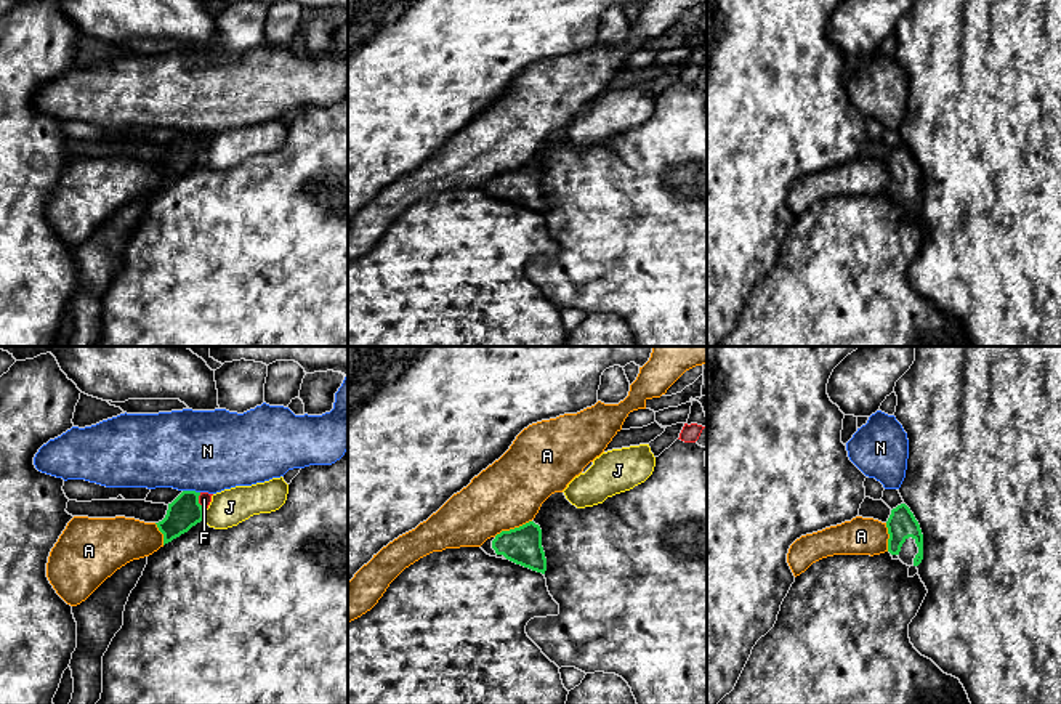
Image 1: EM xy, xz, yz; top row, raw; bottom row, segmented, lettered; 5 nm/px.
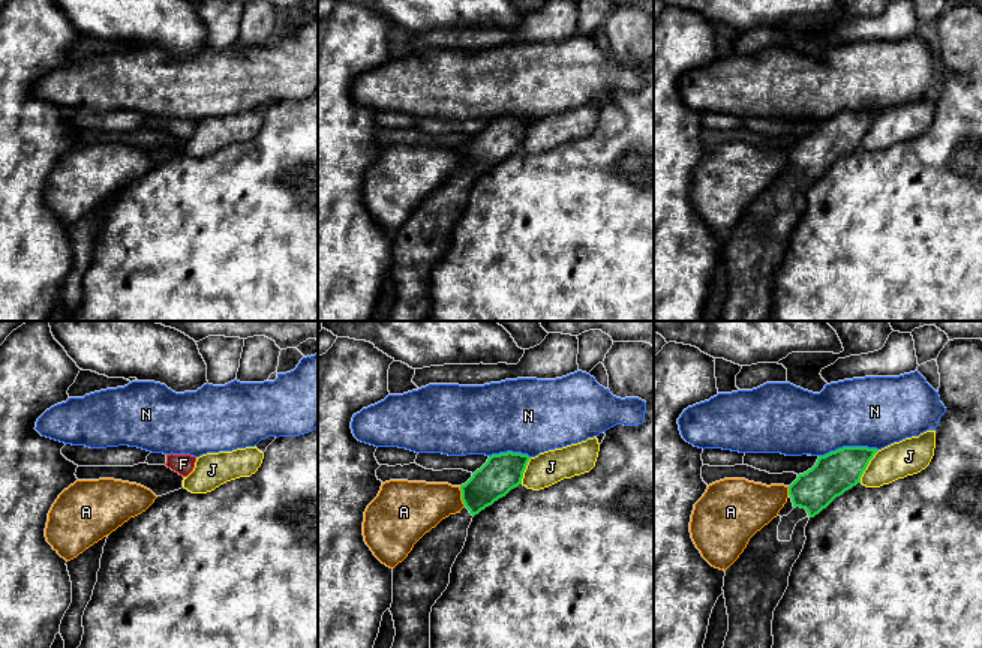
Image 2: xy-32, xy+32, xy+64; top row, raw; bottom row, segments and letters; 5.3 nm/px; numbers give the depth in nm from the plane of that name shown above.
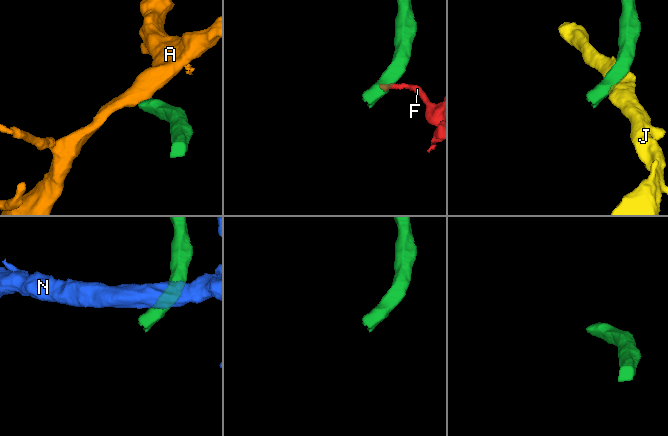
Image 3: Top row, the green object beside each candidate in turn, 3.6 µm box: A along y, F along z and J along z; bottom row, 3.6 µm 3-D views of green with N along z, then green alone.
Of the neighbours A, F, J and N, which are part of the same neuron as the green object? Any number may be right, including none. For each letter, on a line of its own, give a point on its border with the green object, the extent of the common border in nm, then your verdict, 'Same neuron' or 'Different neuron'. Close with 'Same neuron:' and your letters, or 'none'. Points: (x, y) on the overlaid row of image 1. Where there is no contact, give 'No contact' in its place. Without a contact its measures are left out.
A: Touches green at xz (512, 530). Shared border 200 nm. Different neuron
F: Touches green at xy (197, 502). Shared border 100 nm. Different neuron
J: Touches green at xy (202, 515). Shared border 60 nm. Different neuron
N: Touches green at xy (191, 491). Shared border 90 nm. Different neuron
Same neuron: none

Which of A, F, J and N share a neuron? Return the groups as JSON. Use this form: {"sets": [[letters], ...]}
{"sets": [["A"], ["F"], ["J"], ["N"]]}

